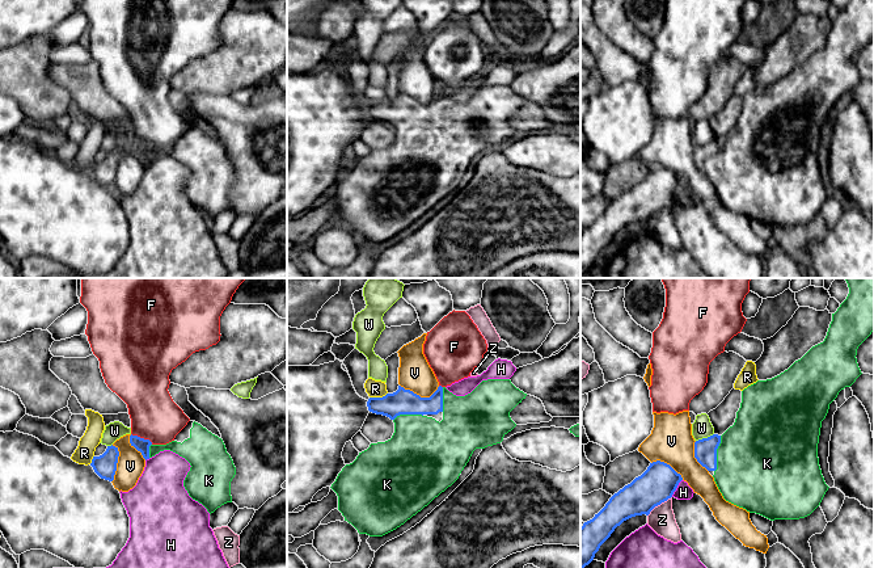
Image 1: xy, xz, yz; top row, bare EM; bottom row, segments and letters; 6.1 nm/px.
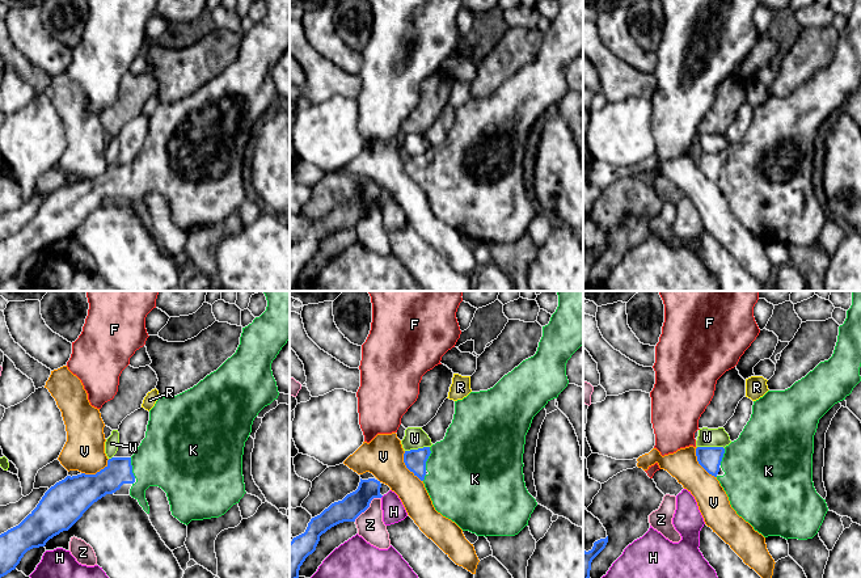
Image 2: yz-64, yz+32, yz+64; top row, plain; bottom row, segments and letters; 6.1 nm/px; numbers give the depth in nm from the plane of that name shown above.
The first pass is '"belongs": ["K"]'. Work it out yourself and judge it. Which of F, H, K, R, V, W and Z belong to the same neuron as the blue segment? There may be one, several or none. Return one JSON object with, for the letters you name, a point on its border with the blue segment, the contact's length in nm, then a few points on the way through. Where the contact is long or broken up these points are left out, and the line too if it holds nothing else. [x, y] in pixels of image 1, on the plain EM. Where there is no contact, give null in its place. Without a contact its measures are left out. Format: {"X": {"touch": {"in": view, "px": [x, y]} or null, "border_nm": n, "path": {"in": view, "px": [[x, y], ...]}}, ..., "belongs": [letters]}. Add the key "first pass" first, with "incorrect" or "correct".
{"first pass": "correct", "K": {"touch": {"in": "yz", "px": [716, 160]}, "border_nm": 220, "path": {"in": "yz", "px": [[705, 156], [716, 160], [756, 164]]}}, "belongs": ["K"]}

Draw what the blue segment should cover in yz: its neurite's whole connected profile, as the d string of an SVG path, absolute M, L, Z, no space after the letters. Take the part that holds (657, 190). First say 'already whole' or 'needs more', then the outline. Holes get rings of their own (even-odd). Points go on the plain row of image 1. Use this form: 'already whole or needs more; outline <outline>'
already whole; outline M656 167L630 190L615 199L595 223L580 233L580 277L624 227L646 220L672 203L683 186L670 171Z

